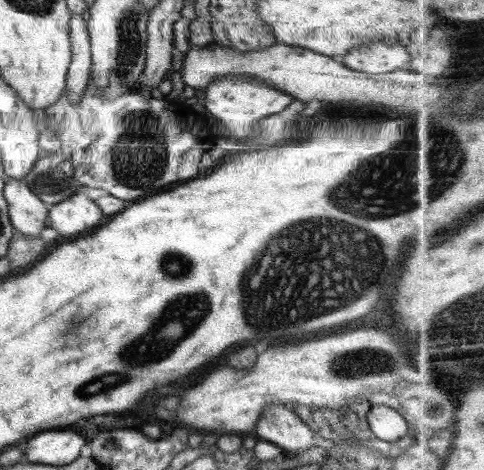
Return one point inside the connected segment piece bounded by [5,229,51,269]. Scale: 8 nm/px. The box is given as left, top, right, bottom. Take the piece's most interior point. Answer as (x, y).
(23, 250)

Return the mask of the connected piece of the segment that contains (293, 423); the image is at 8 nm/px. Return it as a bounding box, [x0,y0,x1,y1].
[255,404,320,452]

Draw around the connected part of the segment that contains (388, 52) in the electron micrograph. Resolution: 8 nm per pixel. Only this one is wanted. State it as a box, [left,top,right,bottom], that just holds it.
[341,44,410,74]

